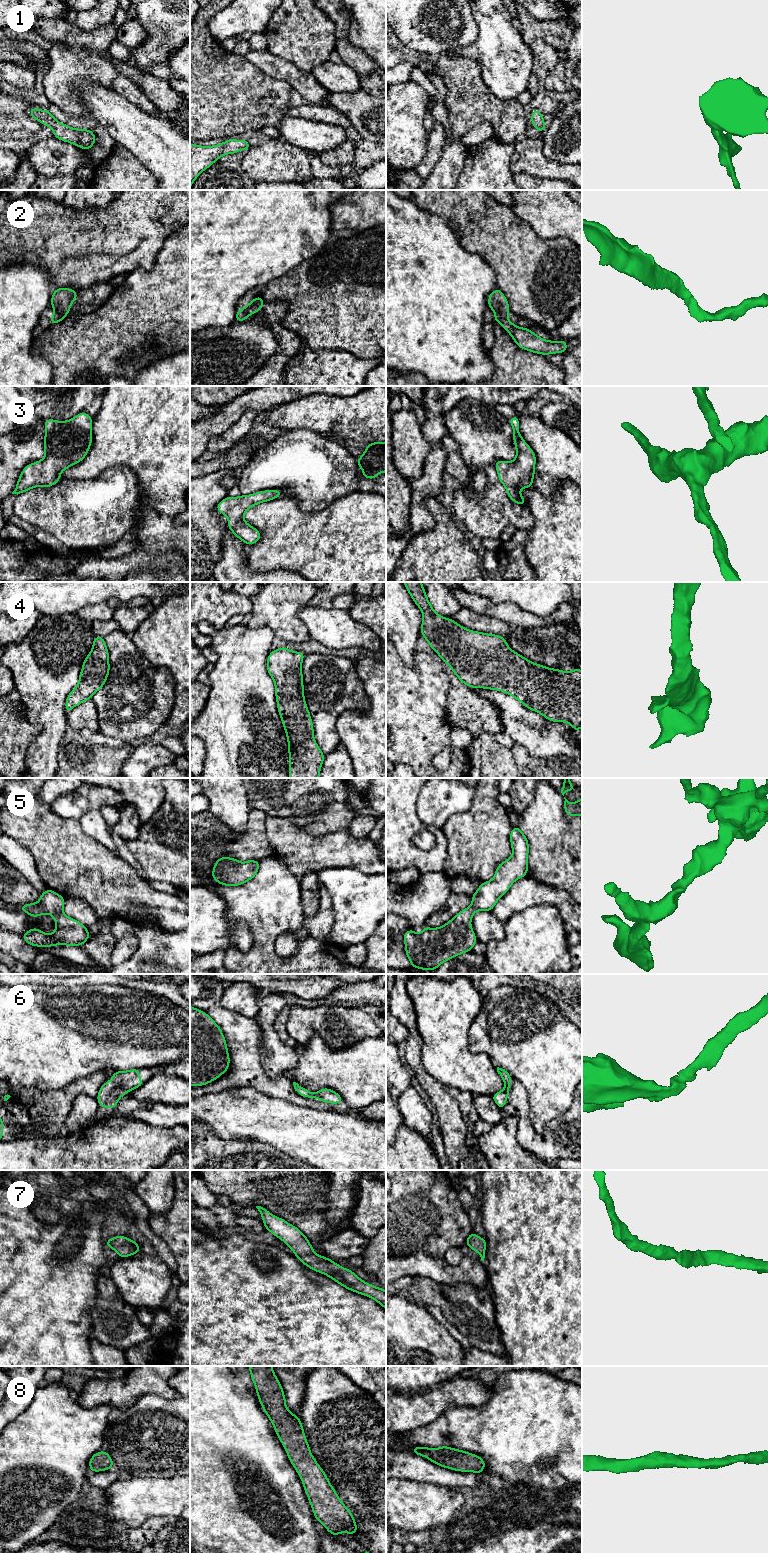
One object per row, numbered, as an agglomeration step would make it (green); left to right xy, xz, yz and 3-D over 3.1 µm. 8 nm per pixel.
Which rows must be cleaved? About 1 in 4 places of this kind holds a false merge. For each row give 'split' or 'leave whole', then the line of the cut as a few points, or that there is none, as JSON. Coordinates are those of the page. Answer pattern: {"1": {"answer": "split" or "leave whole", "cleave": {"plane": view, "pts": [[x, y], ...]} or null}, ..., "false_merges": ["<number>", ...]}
{"1": {"answer": "leave whole", "cleave": null}, "2": {"answer": "split", "cleave": {"plane": "xz", "pts": [[254, 299], [249, 308], [249, 314]]}}, "3": {"answer": "leave whole", "cleave": null}, "4": {"answer": "leave whole", "cleave": null}, "5": {"answer": "leave whole", "cleave": null}, "6": {"answer": "leave whole", "cleave": null}, "7": {"answer": "leave whole", "cleave": null}, "8": {"answer": "leave whole", "cleave": null}, "false_merges": ["2"]}

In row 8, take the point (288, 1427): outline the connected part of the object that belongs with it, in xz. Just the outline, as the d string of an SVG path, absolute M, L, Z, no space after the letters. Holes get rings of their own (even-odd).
M272 1366L248 1367L251 1373L251 1379L255 1384L260 1404L265 1414L269 1417L281 1444L285 1447L285 1452L289 1457L290 1463L294 1466L303 1483L305 1493L309 1499L316 1520L335 1537L342 1532L346 1532L353 1537L354 1533L359 1530L356 1526L354 1516L340 1500L325 1472L311 1454L301 1419L286 1408L283 1387L276 1377Z

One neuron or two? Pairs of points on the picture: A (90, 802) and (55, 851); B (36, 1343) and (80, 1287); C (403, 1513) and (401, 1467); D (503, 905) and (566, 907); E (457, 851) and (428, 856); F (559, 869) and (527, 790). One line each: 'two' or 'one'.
A: two
B: one
C: two
D: one
E: two
F: two

